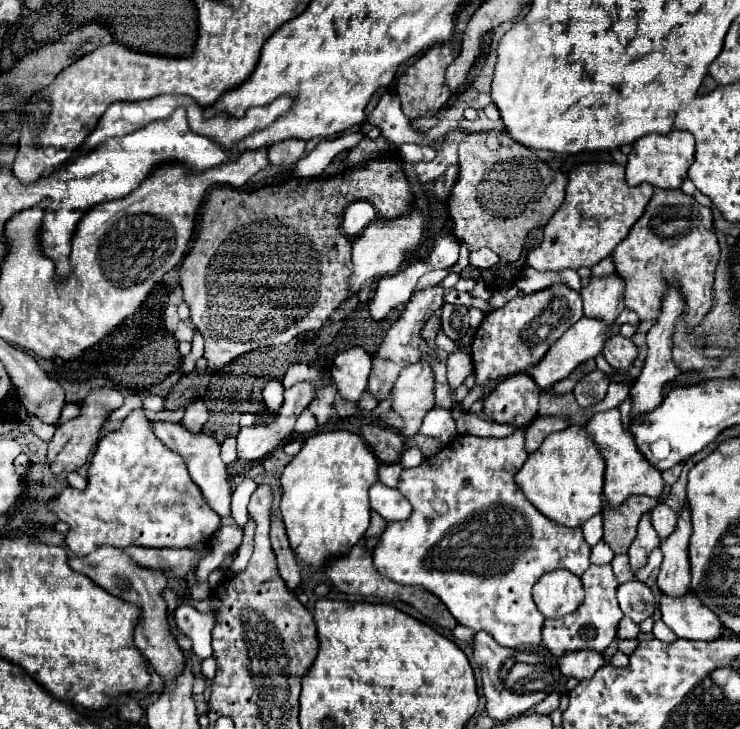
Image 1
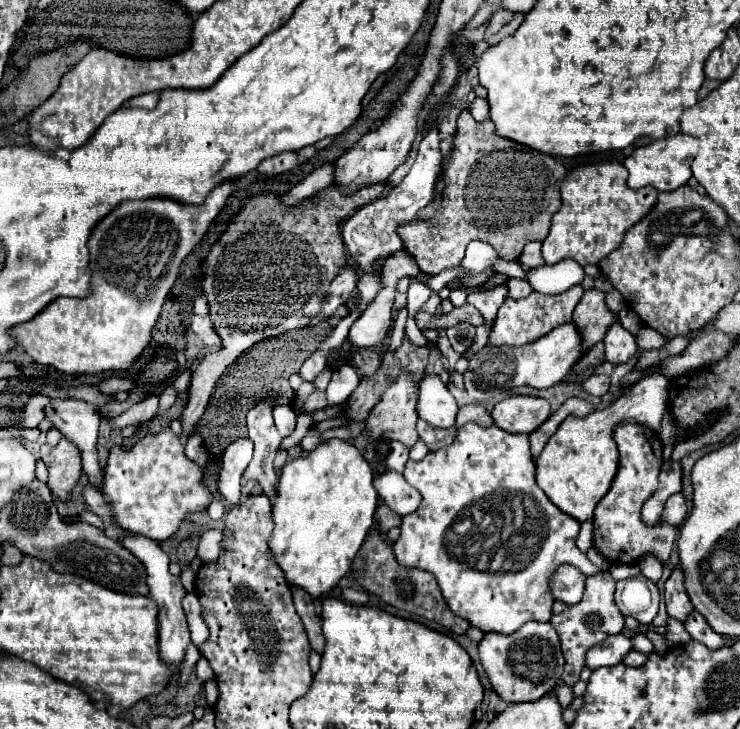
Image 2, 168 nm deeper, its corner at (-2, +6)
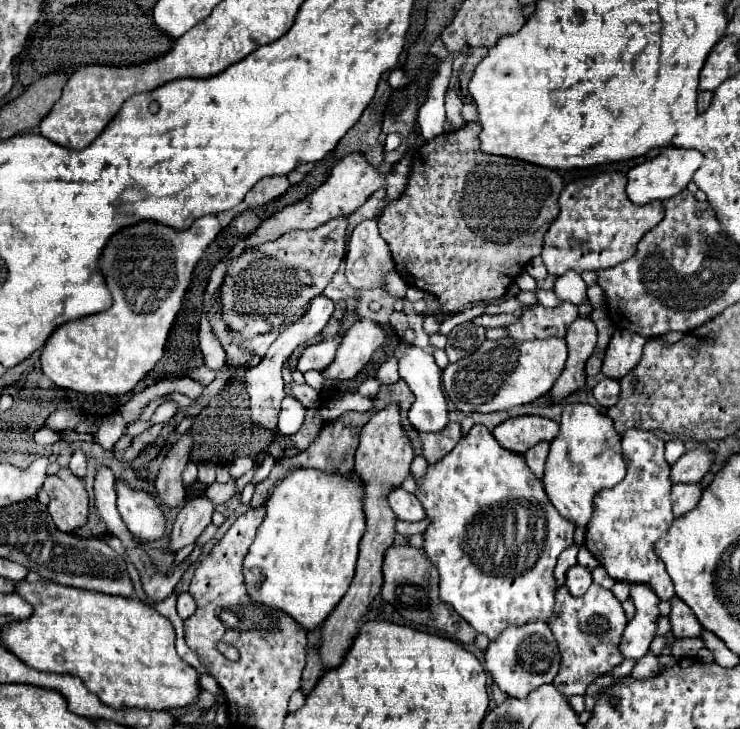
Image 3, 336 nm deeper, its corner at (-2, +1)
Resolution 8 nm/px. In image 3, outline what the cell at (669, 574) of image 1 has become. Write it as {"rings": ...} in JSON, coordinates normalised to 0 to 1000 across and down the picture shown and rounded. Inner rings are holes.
{"rings":[[[916,819],[908,822],[908,841],[905,841],[905,855],[908,855],[908,871],[916,877],[924,874],[946,874],[949,857],[941,852],[935,835],[924,830]]]}

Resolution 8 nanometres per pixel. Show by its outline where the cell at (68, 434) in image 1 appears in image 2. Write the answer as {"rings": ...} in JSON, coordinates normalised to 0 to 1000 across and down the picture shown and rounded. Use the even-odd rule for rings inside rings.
{"rings":[[[89,598],[76,612],[57,612],[54,628],[65,639],[65,669],[81,683],[92,686],[97,669],[103,667],[108,650],[111,650],[111,631],[108,617],[92,606]]]}

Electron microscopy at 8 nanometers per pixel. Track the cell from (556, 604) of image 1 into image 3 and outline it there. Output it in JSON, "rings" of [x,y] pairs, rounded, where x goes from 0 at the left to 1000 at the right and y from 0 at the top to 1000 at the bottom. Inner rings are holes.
{"rings":[[[776,775],[773,781],[768,781],[765,805],[770,808],[773,819],[789,816],[797,802],[800,802],[800,786],[795,781],[789,781],[786,775]]]}

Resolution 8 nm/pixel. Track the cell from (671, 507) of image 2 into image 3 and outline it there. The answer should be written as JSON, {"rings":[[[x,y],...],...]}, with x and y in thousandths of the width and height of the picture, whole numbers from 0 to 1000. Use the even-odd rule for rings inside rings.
{"rings":[[[919,663],[908,668],[908,695],[911,706],[924,706],[935,695],[943,693],[949,682],[949,665],[946,663]]]}

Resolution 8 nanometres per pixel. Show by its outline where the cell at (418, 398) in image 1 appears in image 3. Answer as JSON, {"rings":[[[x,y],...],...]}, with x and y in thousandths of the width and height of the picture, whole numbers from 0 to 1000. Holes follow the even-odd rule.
{"rings":[[[527,556],[505,567],[497,583],[492,583],[486,594],[486,610],[481,616],[481,638],[478,638],[478,649],[486,657],[489,671],[492,671],[489,690],[492,690],[492,706],[495,706],[495,728],[492,728],[492,737],[486,739],[486,759],[484,759],[478,797],[435,860],[435,879],[430,885],[430,896],[435,904],[438,920],[451,918],[465,907],[468,890],[473,890],[478,874],[484,871],[486,849],[497,841],[500,827],[514,813],[514,805],[519,800],[516,797],[516,770],[519,770],[522,753],[532,745],[532,734],[535,734],[532,720],[538,712],[524,693],[524,676],[541,668],[543,660],[554,652],[557,630],[559,630],[559,619],[541,583],[541,564],[535,561],[535,556]]]}

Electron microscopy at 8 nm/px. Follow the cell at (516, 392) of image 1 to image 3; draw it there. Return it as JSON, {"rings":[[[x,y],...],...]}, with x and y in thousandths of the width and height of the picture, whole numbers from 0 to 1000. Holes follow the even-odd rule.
{"rings":[[[711,569],[681,578],[665,594],[681,616],[708,624],[719,610],[730,605],[749,605],[754,597],[754,580],[746,575]]]}

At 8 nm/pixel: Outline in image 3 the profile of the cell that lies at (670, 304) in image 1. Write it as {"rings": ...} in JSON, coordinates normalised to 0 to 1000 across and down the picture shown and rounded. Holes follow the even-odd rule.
{"rings":[[[770,553],[759,564],[757,594],[743,610],[738,649],[732,665],[759,709],[768,709],[781,723],[792,723],[800,709],[800,684],[816,671],[832,665],[846,652],[841,630],[838,597],[830,591],[824,572],[805,564],[795,553]]]}

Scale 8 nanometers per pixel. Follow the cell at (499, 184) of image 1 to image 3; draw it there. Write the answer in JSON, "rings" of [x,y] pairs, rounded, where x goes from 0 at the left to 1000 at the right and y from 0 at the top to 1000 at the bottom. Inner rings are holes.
{"rings":[[[630,169],[624,177],[608,180],[608,182],[597,182],[595,188],[586,188],[584,193],[576,193],[559,213],[557,213],[557,226],[554,226],[554,243],[551,243],[551,254],[543,265],[543,270],[532,278],[527,278],[516,298],[511,300],[511,311],[514,311],[514,322],[516,328],[524,333],[530,355],[535,361],[535,372],[541,374],[541,380],[568,396],[568,399],[578,399],[584,402],[592,413],[592,432],[614,432],[622,429],[622,424],[630,424],[635,418],[643,416],[657,416],[665,410],[678,410],[684,396],[697,385],[695,380],[700,380],[708,372],[708,364],[714,364],[714,358],[719,358],[719,353],[732,347],[732,325],[741,317],[743,306],[754,298],[754,267],[762,257],[759,243],[754,240],[754,235],[746,232],[735,232],[719,224],[708,224],[700,218],[689,218],[689,215],[670,215],[670,213],[657,213],[649,207],[649,193],[646,193],[646,182],[649,182],[649,169]]]}

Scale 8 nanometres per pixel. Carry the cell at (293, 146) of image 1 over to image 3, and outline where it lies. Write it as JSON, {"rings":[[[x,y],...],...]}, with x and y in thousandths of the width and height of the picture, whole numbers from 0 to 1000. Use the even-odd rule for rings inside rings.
{"rings":[[[386,240],[384,243],[359,243],[332,265],[330,276],[335,284],[351,284],[351,281],[359,281],[359,278],[376,273],[378,267],[384,267],[389,257],[392,257],[392,251],[389,251]]]}

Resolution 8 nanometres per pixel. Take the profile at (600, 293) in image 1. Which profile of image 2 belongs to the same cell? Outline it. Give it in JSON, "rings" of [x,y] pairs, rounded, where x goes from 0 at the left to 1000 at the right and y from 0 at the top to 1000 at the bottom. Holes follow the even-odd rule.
{"rings":[[[805,395],[792,398],[776,425],[776,442],[786,458],[789,475],[795,477],[816,464],[816,455],[830,444],[830,439],[830,428],[819,420],[819,403]]]}

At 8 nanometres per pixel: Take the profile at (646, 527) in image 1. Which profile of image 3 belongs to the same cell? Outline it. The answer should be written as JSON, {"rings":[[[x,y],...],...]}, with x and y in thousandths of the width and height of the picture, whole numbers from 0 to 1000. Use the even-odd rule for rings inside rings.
{"rings":[[[935,616],[927,619],[911,638],[908,638],[908,660],[927,663],[927,660],[946,660],[965,635],[965,619],[957,616]]]}

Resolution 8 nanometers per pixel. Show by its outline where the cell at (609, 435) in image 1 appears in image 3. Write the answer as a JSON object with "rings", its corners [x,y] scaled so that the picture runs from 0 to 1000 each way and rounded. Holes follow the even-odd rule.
{"rings":[[[849,588],[841,597],[841,616],[843,616],[843,632],[849,638],[846,654],[830,665],[827,671],[811,671],[805,676],[803,687],[803,706],[800,715],[792,720],[792,750],[795,756],[811,770],[811,775],[822,783],[822,789],[832,797],[846,797],[846,800],[870,800],[881,805],[881,811],[895,822],[908,822],[911,819],[911,802],[908,794],[900,786],[897,772],[881,759],[881,745],[892,739],[900,726],[908,717],[908,690],[905,690],[905,638],[897,630],[897,602],[889,599],[884,591],[870,591],[870,588]]]}

